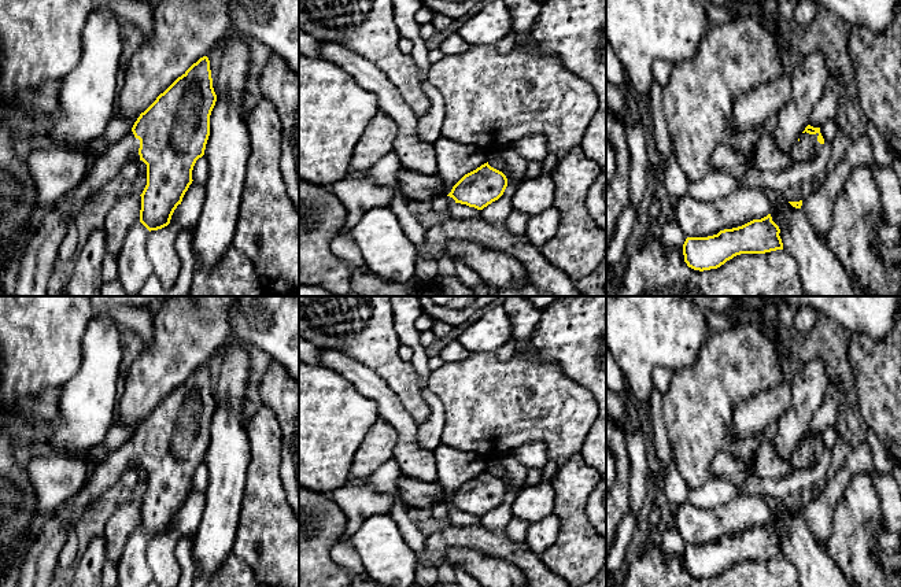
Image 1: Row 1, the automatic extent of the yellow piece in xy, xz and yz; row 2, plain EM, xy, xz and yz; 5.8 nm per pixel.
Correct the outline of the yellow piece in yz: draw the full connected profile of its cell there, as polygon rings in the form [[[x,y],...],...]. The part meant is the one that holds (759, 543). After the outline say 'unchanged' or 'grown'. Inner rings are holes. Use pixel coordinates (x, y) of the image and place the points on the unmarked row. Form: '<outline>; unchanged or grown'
[[[771,521],[742,534],[720,538],[708,544],[687,544],[684,569],[694,577],[717,576],[741,561],[765,561],[783,557],[780,536]]]; unchanged

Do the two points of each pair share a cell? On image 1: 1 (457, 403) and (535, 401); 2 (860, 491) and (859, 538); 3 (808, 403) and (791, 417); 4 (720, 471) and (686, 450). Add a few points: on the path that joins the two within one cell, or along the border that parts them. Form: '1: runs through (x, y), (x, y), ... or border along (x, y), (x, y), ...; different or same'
1: runs through (476, 403), (516, 402); same
2: runs through (860, 502), (859, 527); same
3: runs through (804, 408), (796, 416); same
4: border along (743, 460), (717, 454), (712, 461), (711, 476); different

